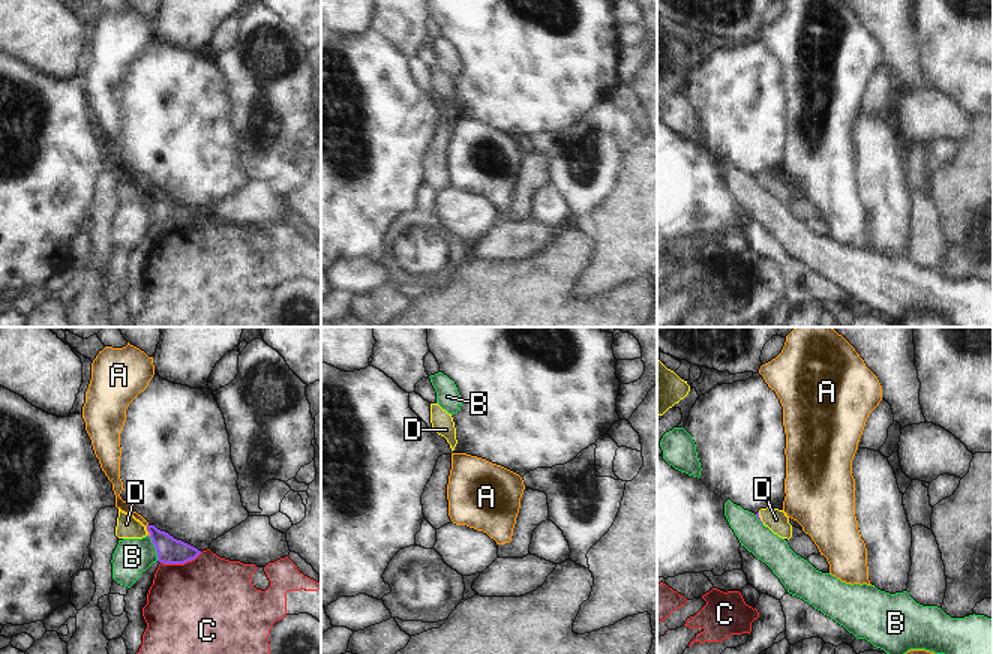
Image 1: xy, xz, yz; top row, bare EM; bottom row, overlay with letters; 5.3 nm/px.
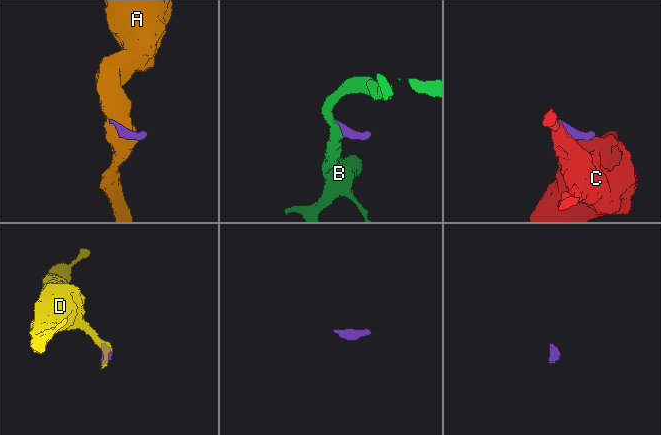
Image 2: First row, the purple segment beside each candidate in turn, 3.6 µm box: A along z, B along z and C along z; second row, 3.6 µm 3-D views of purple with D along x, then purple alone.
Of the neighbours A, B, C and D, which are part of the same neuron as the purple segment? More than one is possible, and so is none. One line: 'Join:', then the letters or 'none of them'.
Join: D

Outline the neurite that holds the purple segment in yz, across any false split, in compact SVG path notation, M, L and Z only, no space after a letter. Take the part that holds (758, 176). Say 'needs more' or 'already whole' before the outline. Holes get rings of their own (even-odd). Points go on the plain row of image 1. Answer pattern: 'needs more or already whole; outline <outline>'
needs more; outline M772 171L760 172L756 177L756 182L762 184L764 189L768 190L774 198L784 202L789 212L801 222L807 224L813 218L820 219L812 201L801 192L792 190L783 174Z

